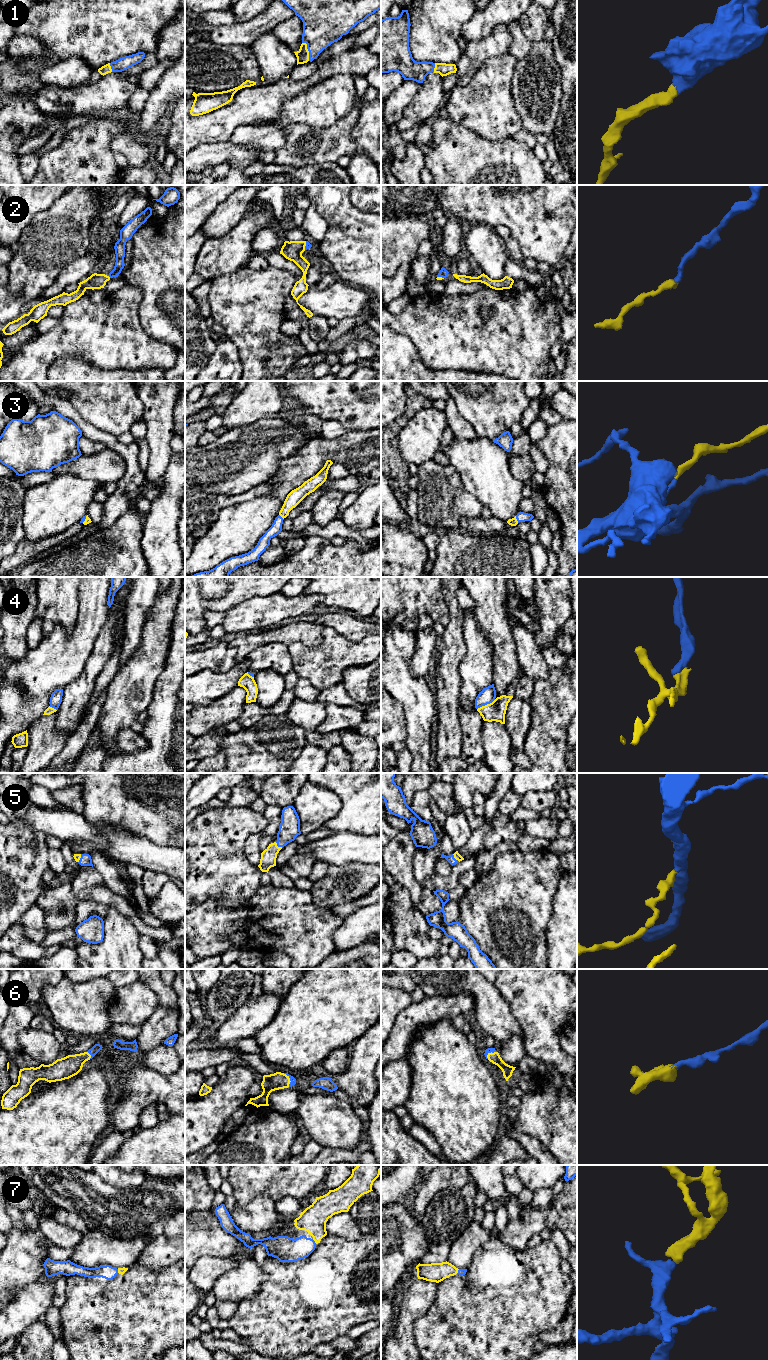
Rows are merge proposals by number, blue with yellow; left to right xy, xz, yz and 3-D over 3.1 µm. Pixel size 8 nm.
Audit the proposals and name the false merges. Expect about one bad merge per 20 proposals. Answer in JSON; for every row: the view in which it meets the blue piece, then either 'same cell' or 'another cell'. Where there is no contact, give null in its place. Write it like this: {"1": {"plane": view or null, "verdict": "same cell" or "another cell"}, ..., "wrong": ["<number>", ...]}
{"1": {"plane": "xz", "verdict": "same cell"}, "2": {"plane": "xy", "verdict": "same cell"}, "3": {"plane": "yz", "verdict": "same cell"}, "4": {"plane": "yz", "verdict": "another cell"}, "5": {"plane": "xz", "verdict": "same cell"}, "6": {"plane": "xz", "verdict": "same cell"}, "7": {"plane": "xz", "verdict": "same cell"}, "wrong": ["4"]}

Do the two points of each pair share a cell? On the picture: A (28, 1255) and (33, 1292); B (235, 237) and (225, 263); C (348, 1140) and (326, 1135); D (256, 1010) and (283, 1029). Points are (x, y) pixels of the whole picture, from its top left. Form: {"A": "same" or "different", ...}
{"A": "different", "B": "same", "C": "same", "D": "different"}

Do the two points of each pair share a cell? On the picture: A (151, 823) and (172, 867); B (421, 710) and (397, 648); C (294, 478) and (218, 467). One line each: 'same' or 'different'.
A: different
B: same
C: different

